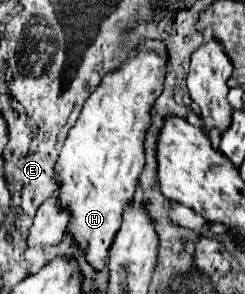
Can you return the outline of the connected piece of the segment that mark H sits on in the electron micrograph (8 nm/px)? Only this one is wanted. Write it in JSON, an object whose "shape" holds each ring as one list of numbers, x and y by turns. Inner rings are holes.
{"shape":[[141,40,135,50,129,52,127,60,117,70,109,72,85,100,81,116,71,128,55,164,61,184,61,204,55,192,53,198,39,206,29,230,29,246,57,244,67,228,87,254,89,264,97,270,107,264,109,248,121,226,123,206,133,198,145,164,145,134,151,126,151,108,163,92,167,58,167,46,161,40],[61,206,67,206,71,212]]}

